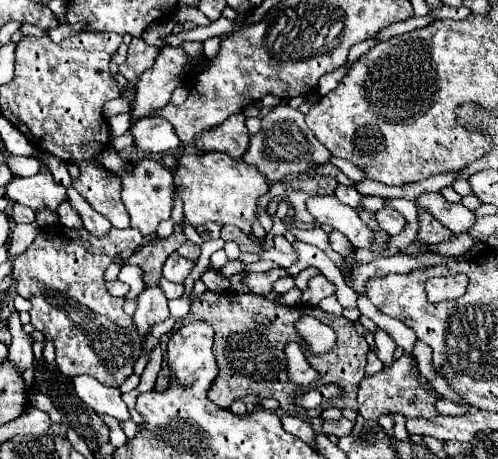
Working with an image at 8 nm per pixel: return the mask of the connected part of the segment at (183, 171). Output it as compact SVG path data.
M181 153L179 167L175 169L175 185L181 187L179 197L183 201L183 213L187 221L197 227L209 221L219 225L235 225L247 237L253 235L253 223L257 219L259 197L267 195L271 183L265 175L245 161L237 161L225 153Z

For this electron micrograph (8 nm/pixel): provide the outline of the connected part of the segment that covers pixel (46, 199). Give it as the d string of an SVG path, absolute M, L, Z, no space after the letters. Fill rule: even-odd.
M45 167L33 177L13 177L9 185L5 185L5 195L15 203L51 211L57 211L59 205L67 201L67 189L59 185Z

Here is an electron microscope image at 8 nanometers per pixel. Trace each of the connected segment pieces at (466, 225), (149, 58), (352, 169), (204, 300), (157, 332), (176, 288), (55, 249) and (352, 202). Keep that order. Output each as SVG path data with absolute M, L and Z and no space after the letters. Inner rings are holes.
M423 193L417 199L417 205L429 209L433 217L443 223L451 233L467 233L475 223L475 213L463 203L449 203L441 193Z
M133 39L127 51L127 59L123 65L119 65L119 71L127 81L137 83L137 77L155 63L157 53L159 47L149 47L143 43L143 39Z
M332 157L331 160L332 164L337 166L350 179L354 181L362 181L365 179L365 172L350 161L336 157Z
M233 289L223 293L205 291L191 305L189 315L181 323L205 321L215 329L215 355L219 361L219 375L211 383L209 399L219 407L229 407L235 399L243 399L247 395L273 397L281 403L281 409L287 413L295 413L299 417L319 417L321 409L303 409L295 403L299 393L305 393L307 387L299 387L289 381L285 365L283 365L283 349L289 341L295 341L295 319L301 315L301 309L287 307L283 303L269 301L261 295L253 293L237 293ZM265 313L271 319L271 327L261 327L255 323L253 315Z
M170 316L169 319L166 319L165 321L153 326L150 330L150 335L159 339L164 334L173 330L174 326L175 326L175 322L176 321L173 318L173 316Z
M159 279L159 287L165 291L167 299L179 299L183 293L185 293L185 287L179 285L179 283L169 283L167 279Z
M63 225L41 229L35 241L21 253L13 263L15 289L21 297L33 303L31 323L35 331L51 337L55 345L55 363L63 375L95 375L103 385L119 387L131 373L133 365L141 353L141 339L133 317L123 311L125 299L113 297L105 289L103 273L113 263L113 259L123 251L135 251L143 241L143 235L135 229L113 229L105 237L93 237L85 229L67 229Z
M339 185L339 187L335 189L335 197L337 197L341 203L349 205L349 207L359 207L359 203L361 203L361 199L363 199L363 195L361 195L355 187L347 187L347 185Z

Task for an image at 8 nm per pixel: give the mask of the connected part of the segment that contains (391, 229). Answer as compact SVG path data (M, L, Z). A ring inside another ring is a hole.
M395 209L377 211L377 221L381 223L381 229L385 229L389 235L399 235L407 225L405 217Z

